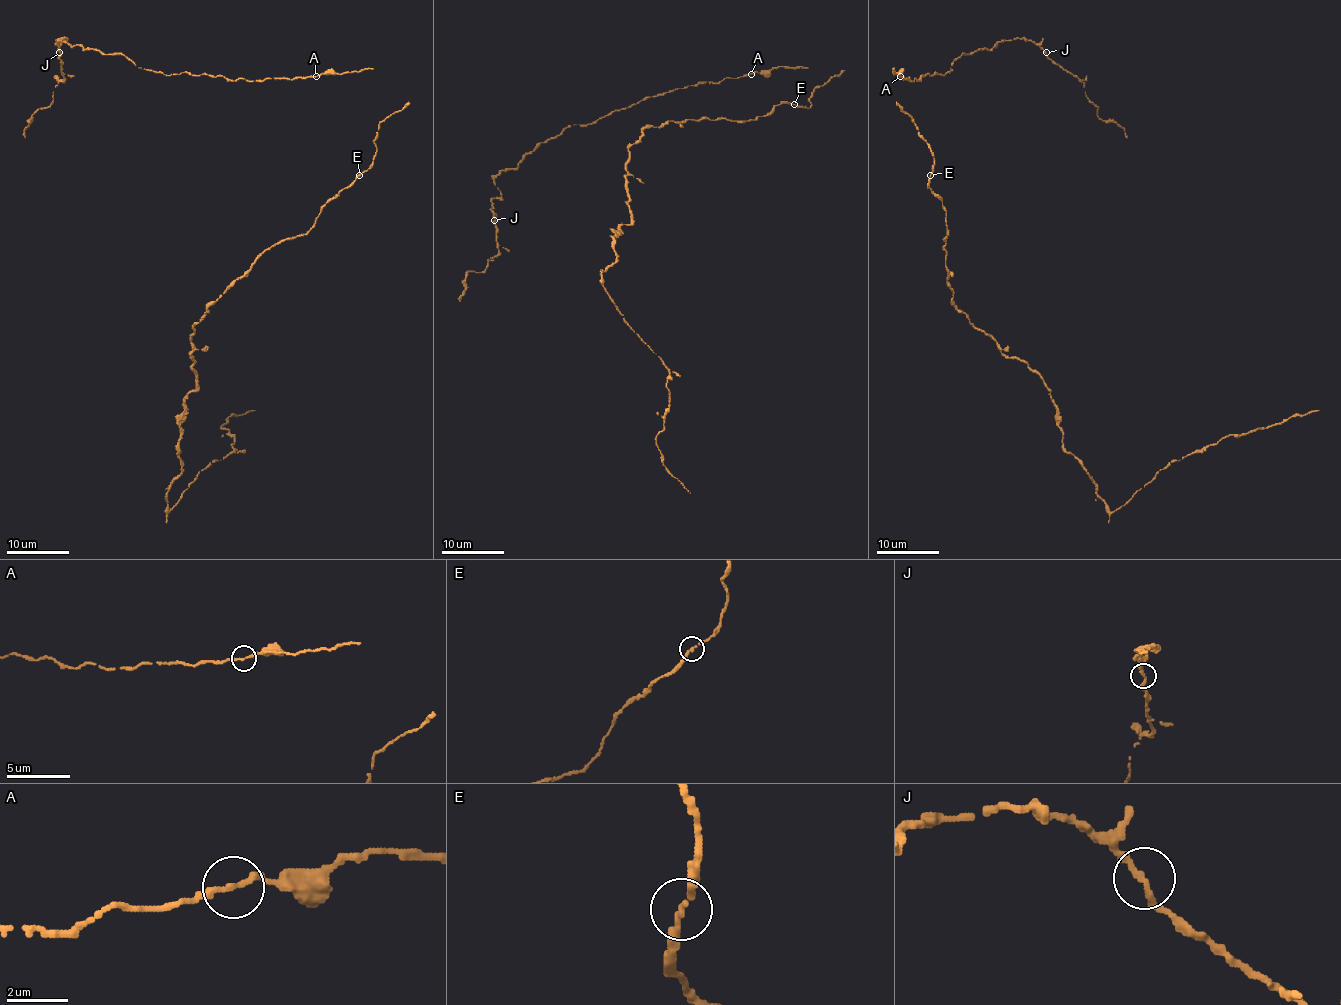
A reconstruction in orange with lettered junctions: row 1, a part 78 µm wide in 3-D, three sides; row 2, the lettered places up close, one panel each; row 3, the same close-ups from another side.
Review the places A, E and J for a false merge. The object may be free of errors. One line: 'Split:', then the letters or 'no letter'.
Split: no letter

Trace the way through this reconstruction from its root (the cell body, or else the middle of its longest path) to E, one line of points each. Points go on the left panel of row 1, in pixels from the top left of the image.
E: (339, 192), (359, 175)

